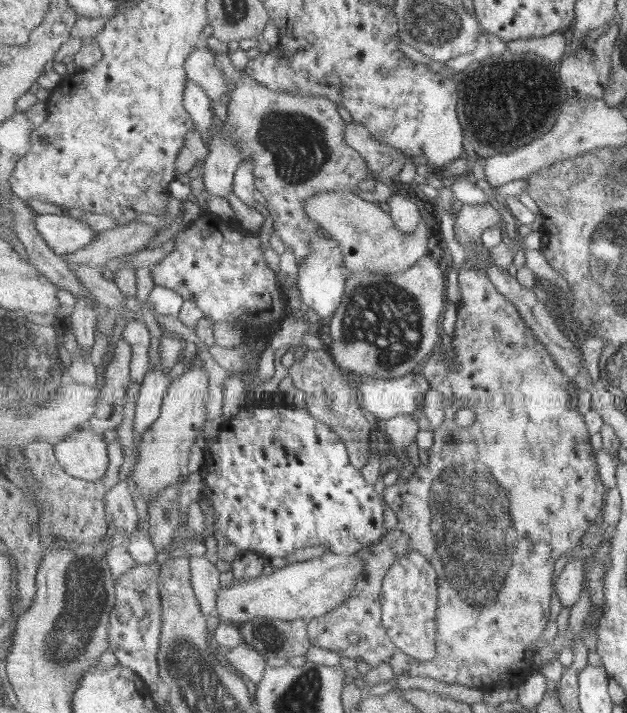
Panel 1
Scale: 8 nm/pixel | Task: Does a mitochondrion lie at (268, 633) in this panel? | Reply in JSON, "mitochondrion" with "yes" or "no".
{"mitochondrion":"yes"}

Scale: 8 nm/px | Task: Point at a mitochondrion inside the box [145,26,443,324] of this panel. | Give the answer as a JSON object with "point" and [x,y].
{"point":[298,144]}

